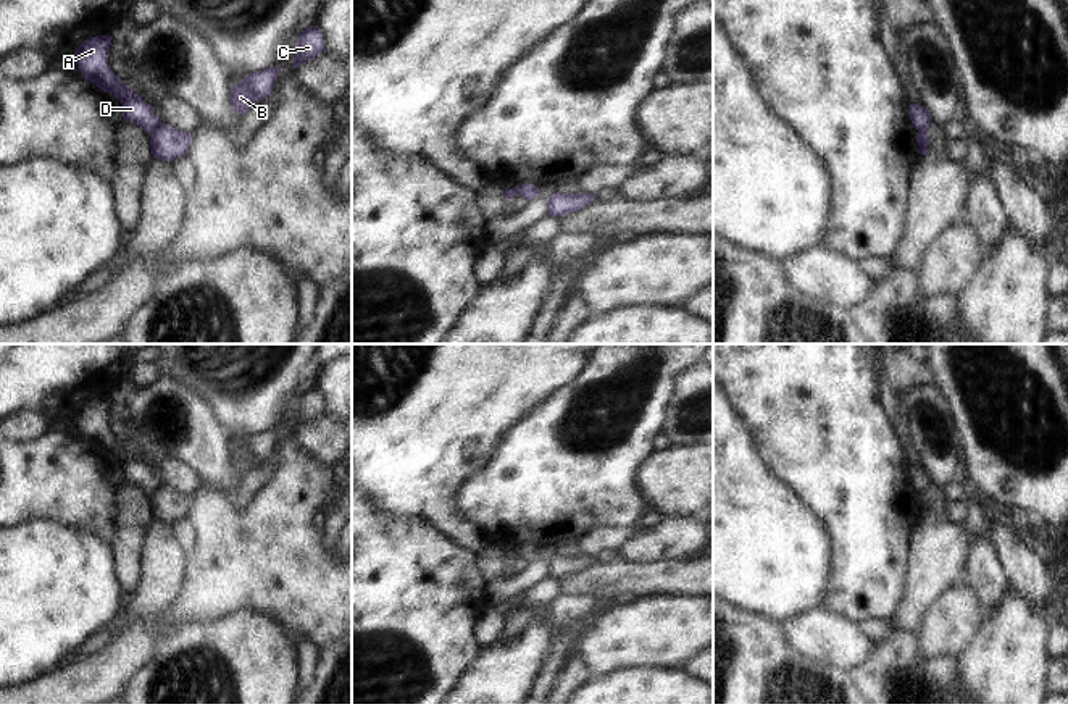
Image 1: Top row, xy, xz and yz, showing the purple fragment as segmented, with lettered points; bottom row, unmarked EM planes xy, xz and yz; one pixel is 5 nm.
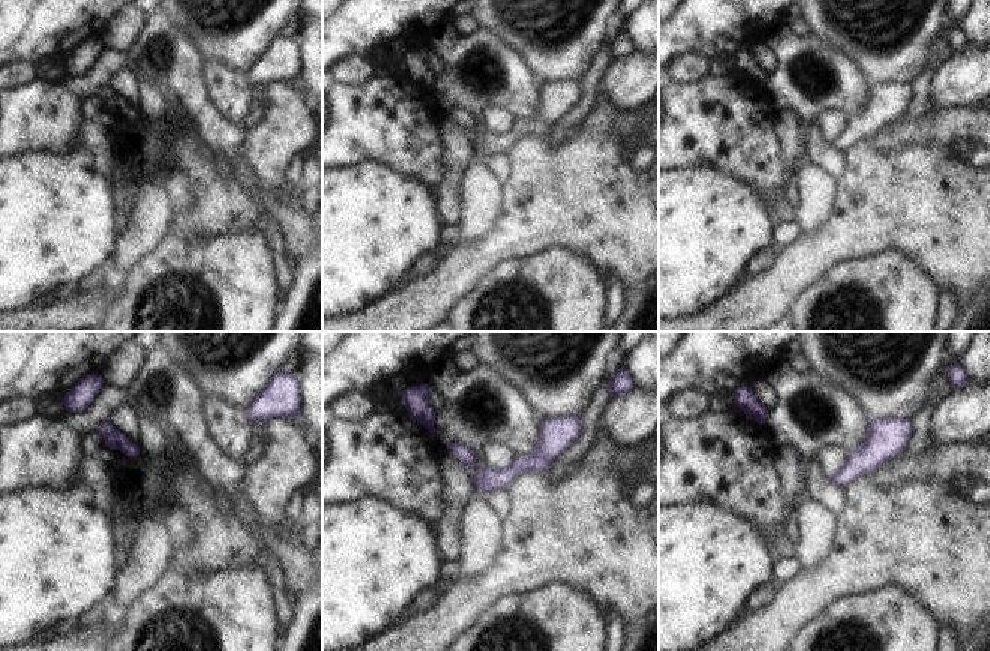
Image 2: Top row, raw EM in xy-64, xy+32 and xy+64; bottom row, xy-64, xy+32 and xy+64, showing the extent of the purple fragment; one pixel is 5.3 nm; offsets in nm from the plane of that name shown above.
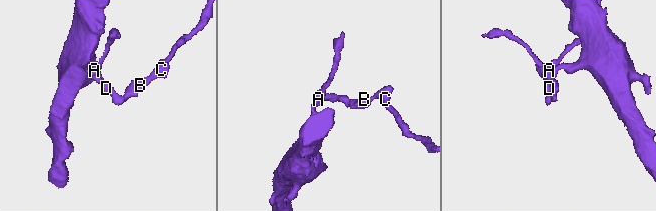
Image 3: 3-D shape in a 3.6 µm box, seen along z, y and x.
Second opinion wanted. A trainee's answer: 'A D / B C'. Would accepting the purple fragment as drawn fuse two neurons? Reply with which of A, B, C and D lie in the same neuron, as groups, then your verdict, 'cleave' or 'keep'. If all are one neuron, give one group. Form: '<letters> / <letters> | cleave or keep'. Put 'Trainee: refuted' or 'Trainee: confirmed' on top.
Trainee: confirmed
A D / B C | cleave

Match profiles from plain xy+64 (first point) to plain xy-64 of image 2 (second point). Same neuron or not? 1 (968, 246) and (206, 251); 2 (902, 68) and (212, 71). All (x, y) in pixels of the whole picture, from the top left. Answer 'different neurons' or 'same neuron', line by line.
1: different neurons
2: different neurons

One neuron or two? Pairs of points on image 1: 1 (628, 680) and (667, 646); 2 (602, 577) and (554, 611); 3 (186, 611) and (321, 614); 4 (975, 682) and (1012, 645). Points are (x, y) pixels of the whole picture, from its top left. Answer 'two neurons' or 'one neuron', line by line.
1: two neurons
2: two neurons
3: one neuron
4: one neuron

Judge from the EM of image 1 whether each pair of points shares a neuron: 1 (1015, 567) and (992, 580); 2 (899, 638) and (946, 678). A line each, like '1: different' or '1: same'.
1: different
2: same

